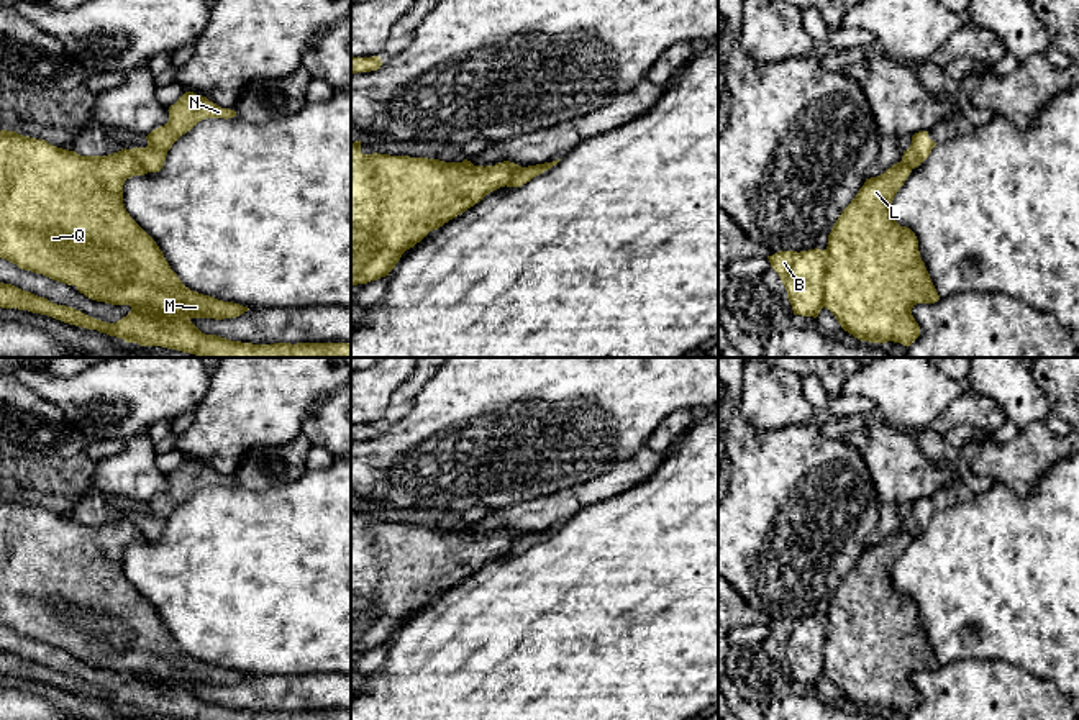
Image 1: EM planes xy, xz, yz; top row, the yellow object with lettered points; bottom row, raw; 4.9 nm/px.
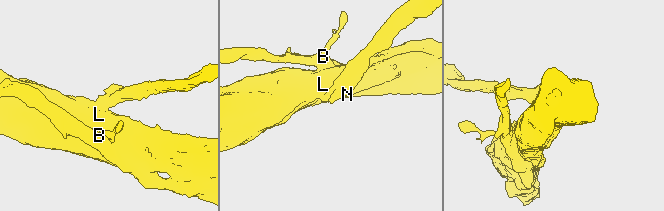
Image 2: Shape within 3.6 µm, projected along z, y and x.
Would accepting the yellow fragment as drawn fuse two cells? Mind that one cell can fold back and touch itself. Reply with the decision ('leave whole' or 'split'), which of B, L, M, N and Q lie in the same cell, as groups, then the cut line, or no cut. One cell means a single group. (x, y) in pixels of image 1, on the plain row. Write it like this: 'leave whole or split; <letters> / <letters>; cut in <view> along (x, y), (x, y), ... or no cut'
split; B L M Q / N; cut in xy along (130, 517), (148, 538)

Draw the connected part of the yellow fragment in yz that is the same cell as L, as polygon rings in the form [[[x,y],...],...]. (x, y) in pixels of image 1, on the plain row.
[[[897,530],[877,545],[866,546],[851,571],[841,579],[828,602],[828,613],[808,618],[779,618],[767,623],[771,635],[779,641],[794,682],[817,686],[820,677],[828,676],[841,695],[861,709],[869,710],[900,710],[910,713],[920,704],[920,694],[912,682],[917,671],[935,671],[940,663],[930,646],[925,630],[920,625],[918,607],[915,600],[900,594],[892,584],[892,567],[904,553],[912,536]]]

